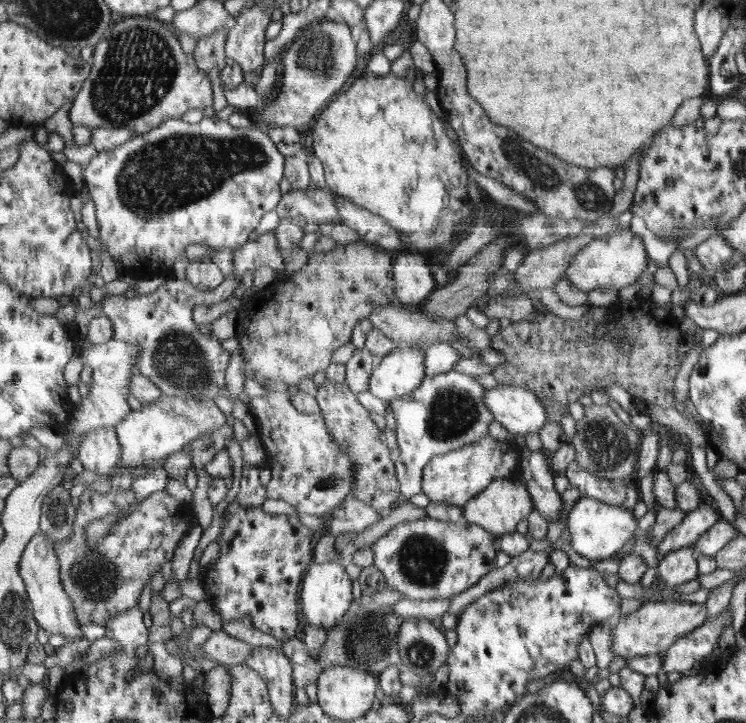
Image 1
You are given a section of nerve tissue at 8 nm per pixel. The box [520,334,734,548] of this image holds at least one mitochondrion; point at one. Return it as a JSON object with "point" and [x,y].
{"point":[607,446]}

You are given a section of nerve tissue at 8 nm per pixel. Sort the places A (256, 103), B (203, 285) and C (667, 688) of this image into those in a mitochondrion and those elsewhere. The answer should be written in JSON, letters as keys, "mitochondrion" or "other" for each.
{"A":"other","B":"other","C":"other"}

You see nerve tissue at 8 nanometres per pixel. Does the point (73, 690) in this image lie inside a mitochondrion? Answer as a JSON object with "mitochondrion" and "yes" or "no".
{"mitochondrion":"no"}

